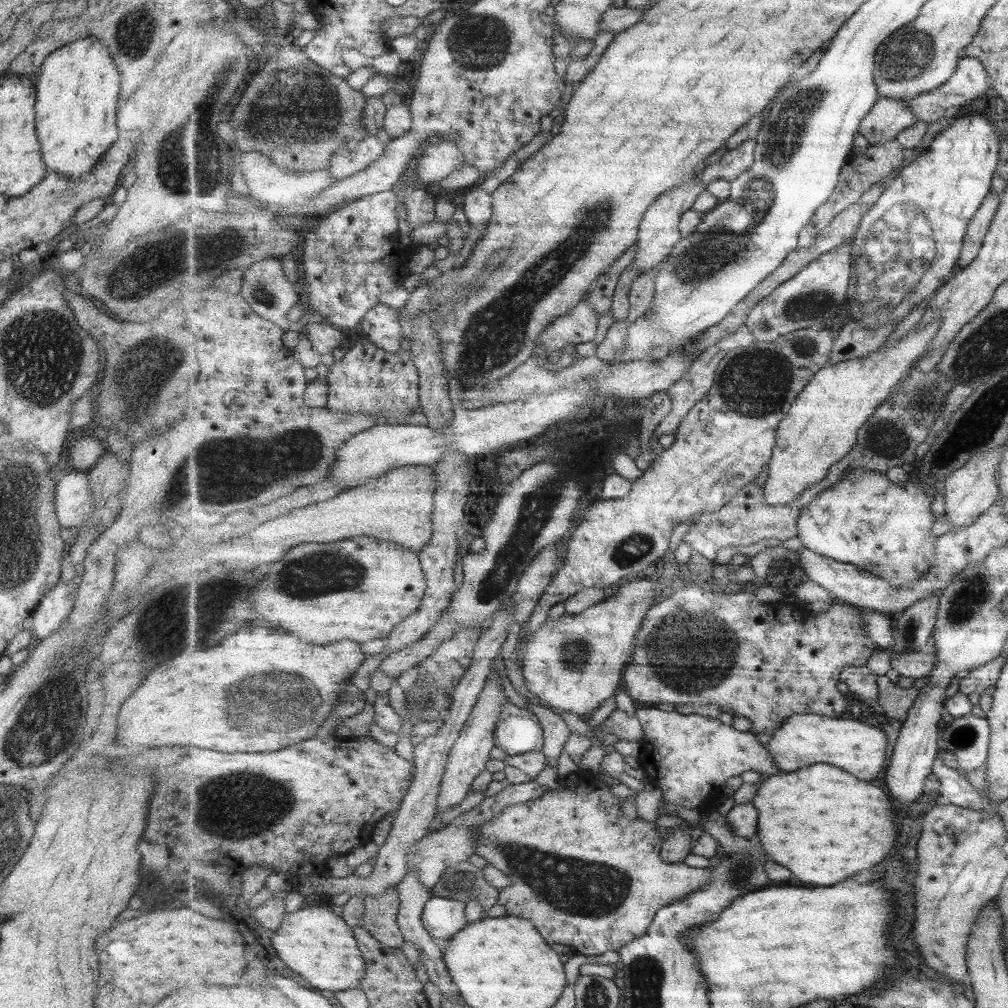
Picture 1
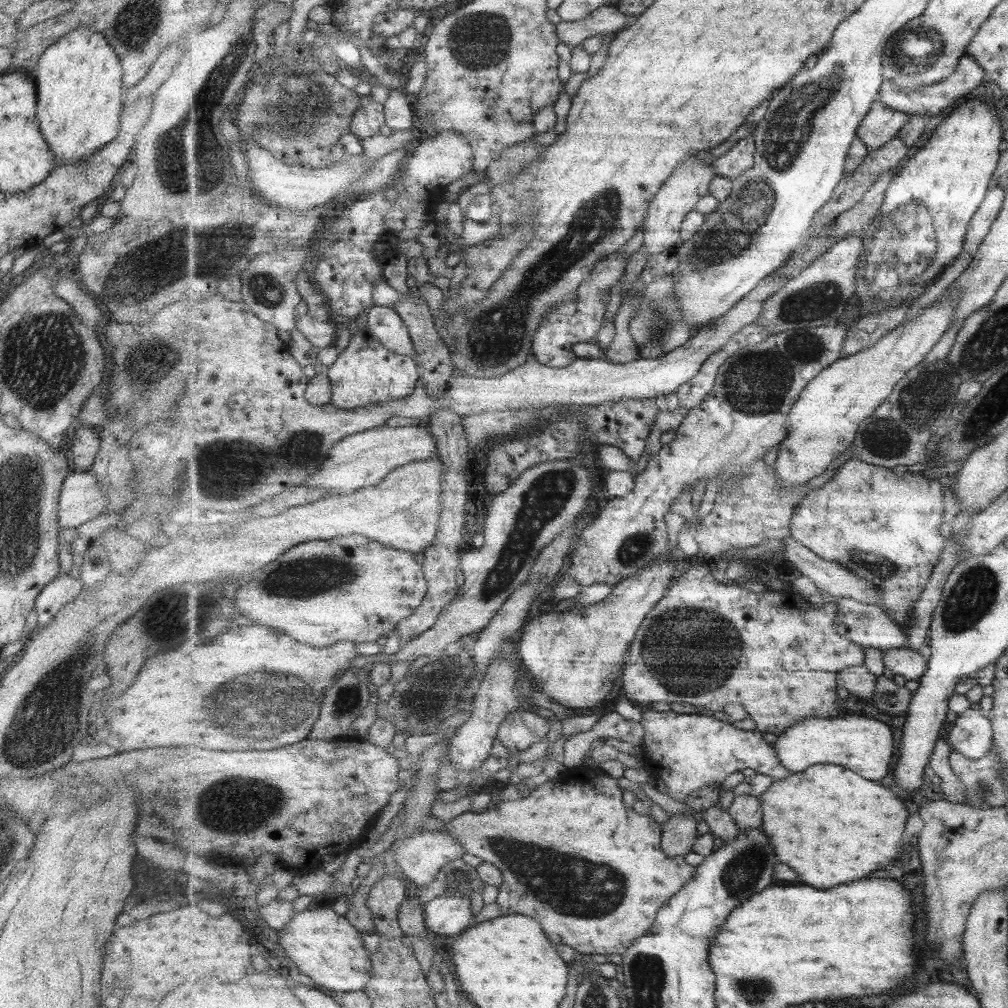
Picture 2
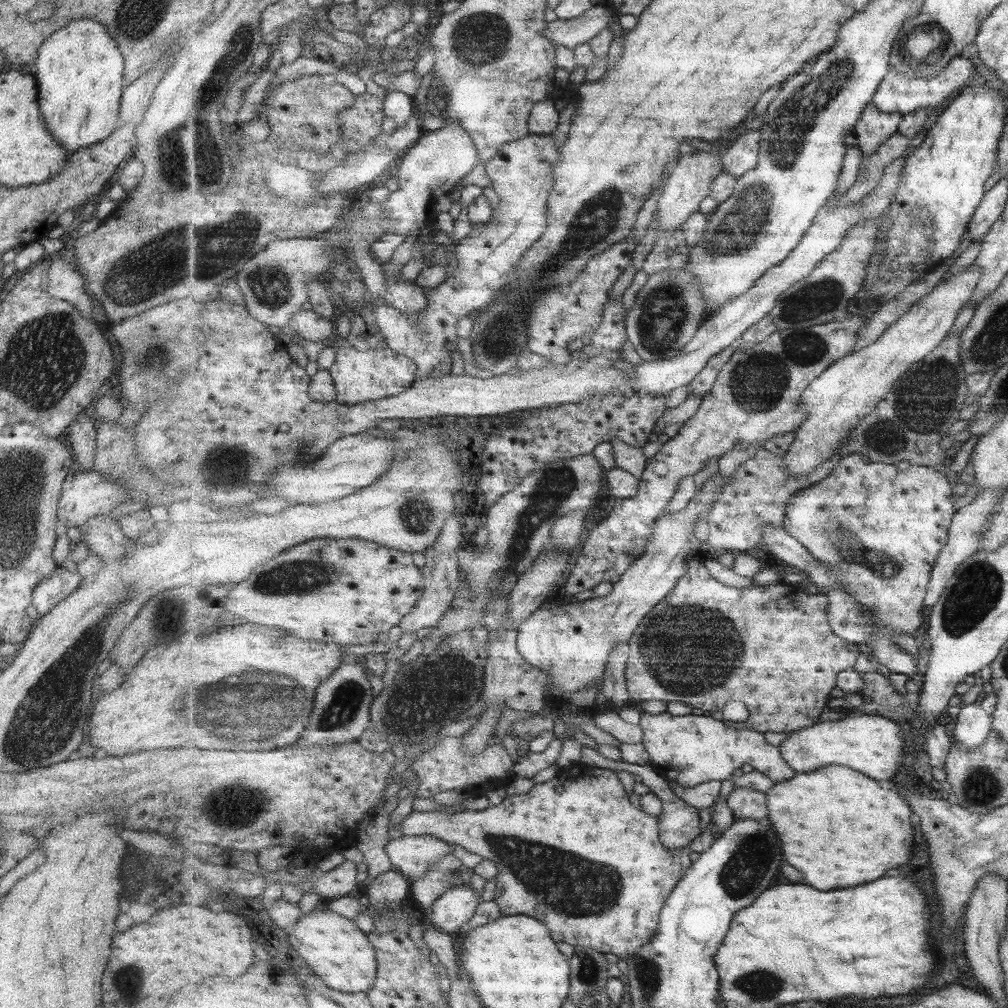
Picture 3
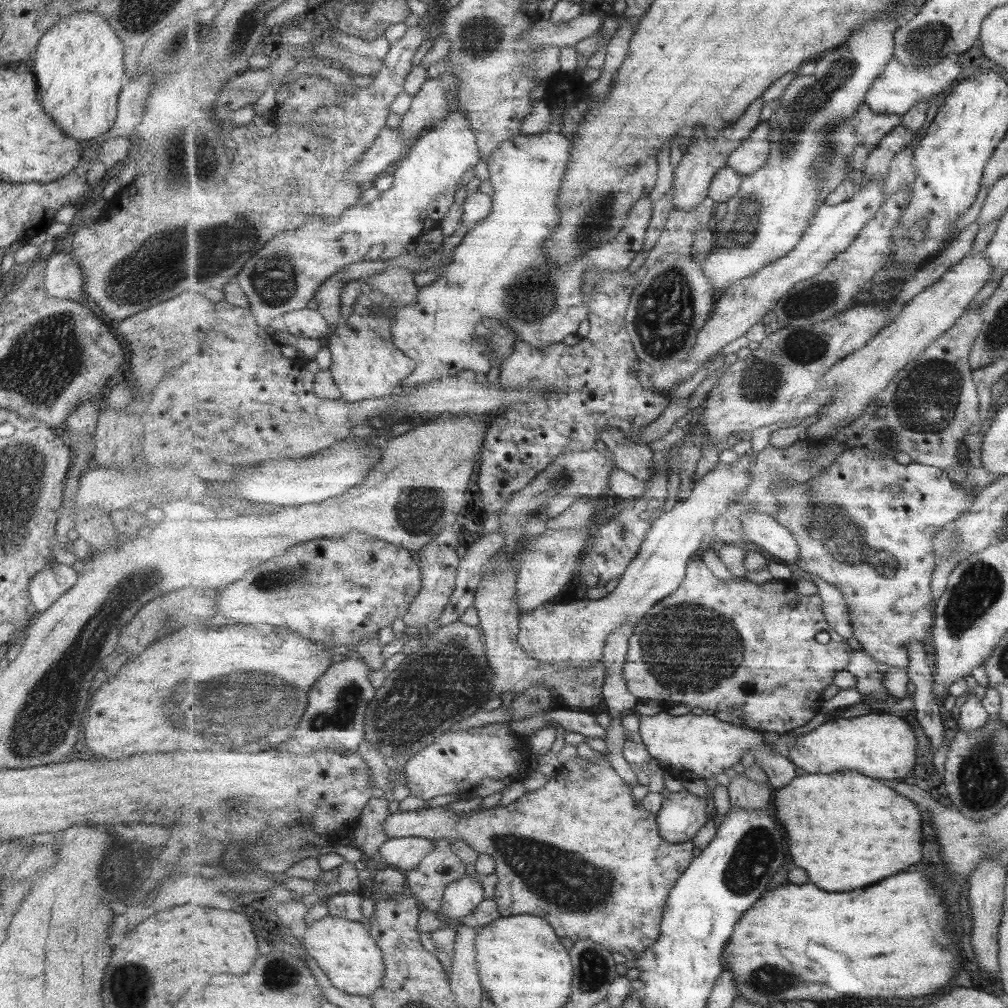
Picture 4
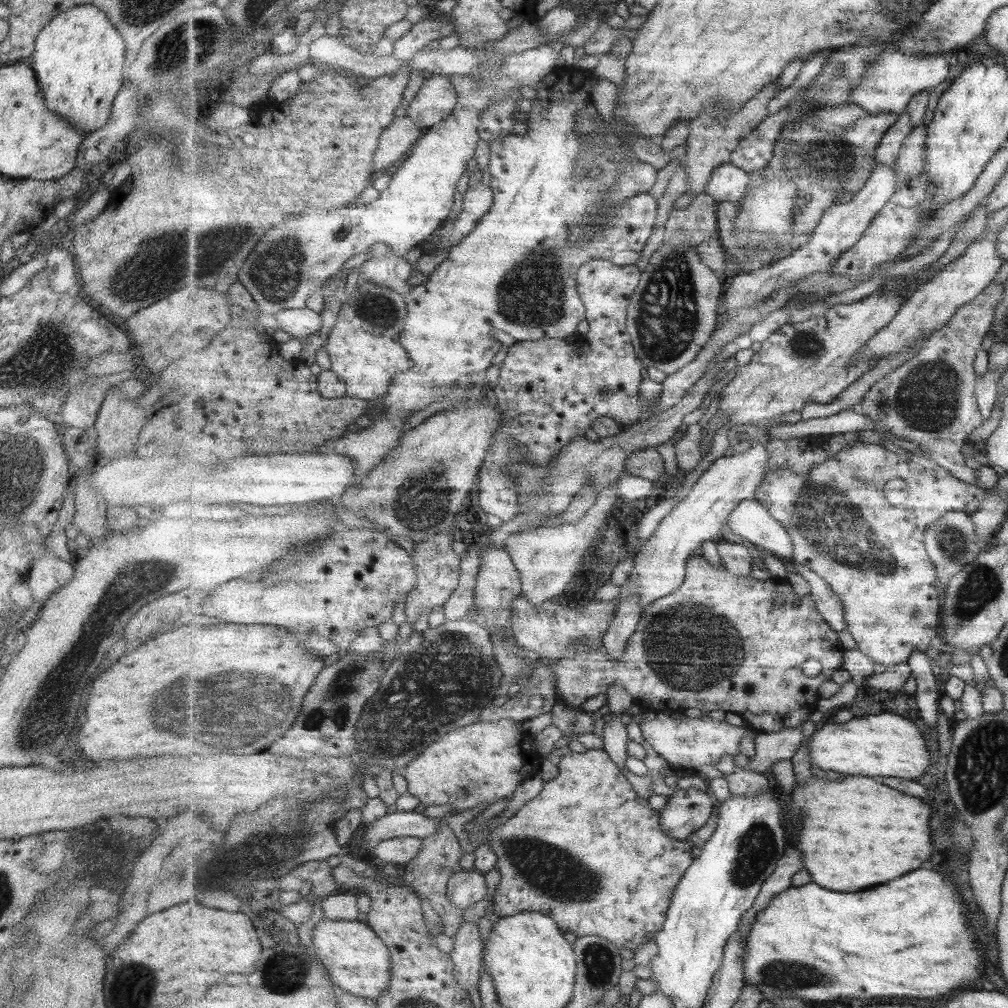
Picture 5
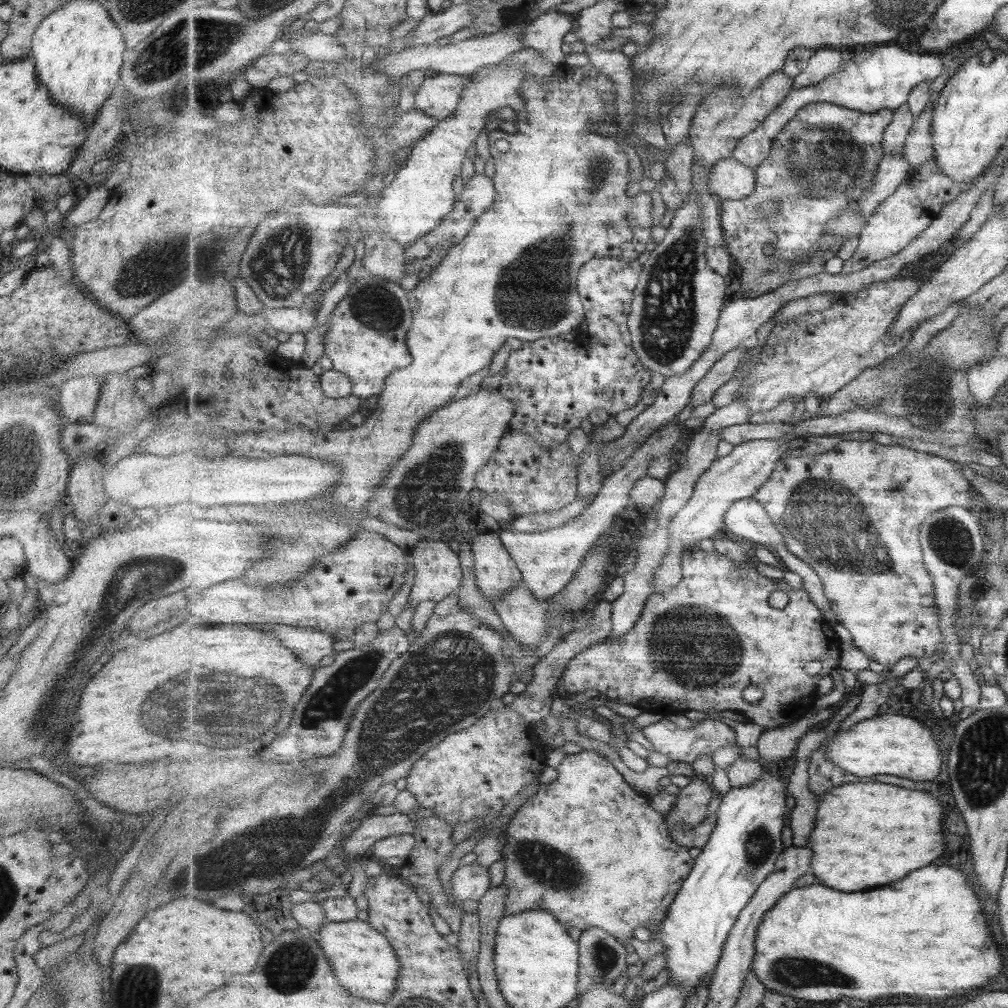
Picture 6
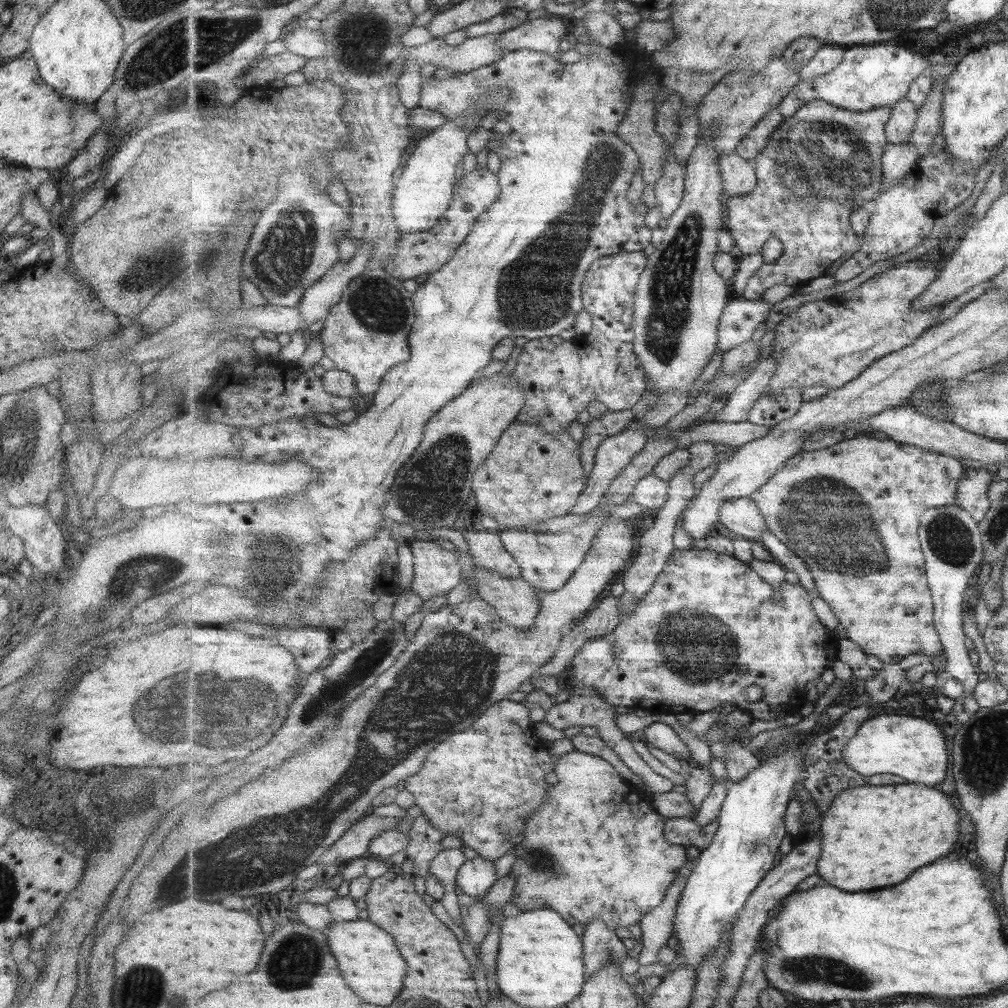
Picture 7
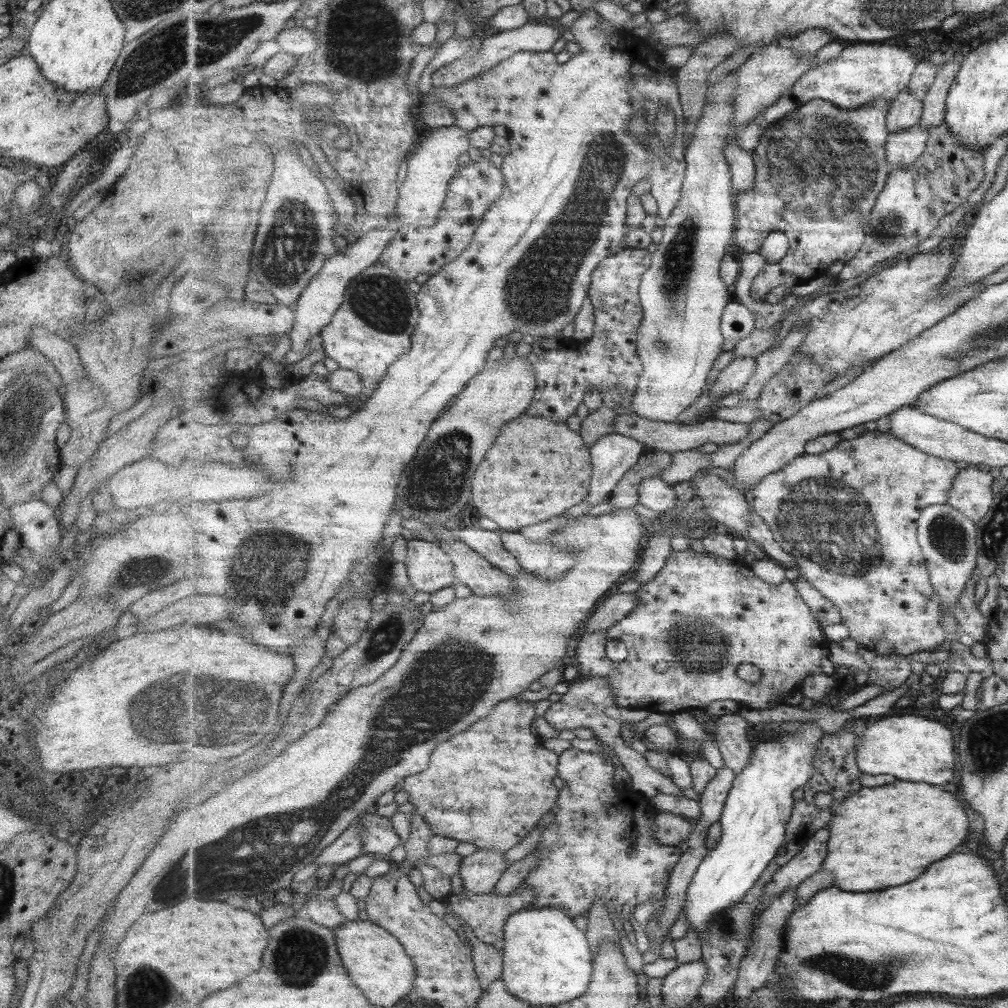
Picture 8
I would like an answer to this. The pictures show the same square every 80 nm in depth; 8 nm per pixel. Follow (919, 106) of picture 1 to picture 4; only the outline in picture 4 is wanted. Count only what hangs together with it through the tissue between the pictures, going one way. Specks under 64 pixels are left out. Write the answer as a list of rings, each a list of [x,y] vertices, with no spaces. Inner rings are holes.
[[[894,56],[887,63],[886,69],[871,85],[865,103],[871,106],[873,112],[904,116],[918,102],[928,102],[933,96],[946,94],[955,84],[959,84],[961,78],[963,78],[962,64],[959,64],[958,60],[951,56],[944,56],[937,61],[937,64],[926,67],[907,66]]]

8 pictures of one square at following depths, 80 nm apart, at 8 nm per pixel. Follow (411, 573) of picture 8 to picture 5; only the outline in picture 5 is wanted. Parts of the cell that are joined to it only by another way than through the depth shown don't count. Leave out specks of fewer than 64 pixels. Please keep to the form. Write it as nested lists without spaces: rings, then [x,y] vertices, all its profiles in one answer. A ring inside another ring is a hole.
[[[454,531],[434,535],[414,546],[412,559],[416,562],[418,578],[417,588],[408,595],[405,604],[407,621],[411,624],[419,620],[420,614],[429,614],[436,606],[444,606],[450,596],[457,591],[461,579],[462,555],[455,554],[451,541],[455,539]]]

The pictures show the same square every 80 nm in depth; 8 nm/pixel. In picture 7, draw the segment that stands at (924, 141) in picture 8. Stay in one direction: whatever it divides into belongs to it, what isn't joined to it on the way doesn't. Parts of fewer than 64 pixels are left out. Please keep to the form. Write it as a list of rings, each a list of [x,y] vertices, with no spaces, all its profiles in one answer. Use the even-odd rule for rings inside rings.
[[[907,139],[901,144],[889,143],[883,155],[886,182],[884,182],[882,190],[880,190],[880,194],[897,181],[905,178],[919,159],[920,154],[911,139]]]

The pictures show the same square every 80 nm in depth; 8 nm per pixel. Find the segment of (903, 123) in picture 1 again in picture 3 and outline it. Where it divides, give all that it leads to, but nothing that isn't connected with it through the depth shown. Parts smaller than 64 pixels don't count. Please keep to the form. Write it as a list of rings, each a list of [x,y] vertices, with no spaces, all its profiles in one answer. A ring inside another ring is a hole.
[[[871,102],[857,121],[853,132],[849,131],[846,148],[858,146],[862,151],[861,158],[875,154],[890,136],[900,132],[903,117],[904,115],[898,112],[881,112],[881,109]]]

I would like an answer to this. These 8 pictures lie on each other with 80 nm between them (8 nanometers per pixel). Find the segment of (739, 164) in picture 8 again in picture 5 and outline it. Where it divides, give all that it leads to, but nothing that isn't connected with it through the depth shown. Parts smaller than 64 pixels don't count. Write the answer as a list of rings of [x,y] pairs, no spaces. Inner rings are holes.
[[[725,163],[715,168],[704,192],[713,197],[717,204],[737,203],[748,194],[753,178],[753,175],[733,163]]]

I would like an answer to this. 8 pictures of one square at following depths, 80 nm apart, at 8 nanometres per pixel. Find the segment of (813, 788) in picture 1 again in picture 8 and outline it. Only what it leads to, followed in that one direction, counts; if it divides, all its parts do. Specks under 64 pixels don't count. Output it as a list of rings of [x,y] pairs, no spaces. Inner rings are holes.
[[[896,779],[885,788],[863,788],[847,798],[829,826],[833,836],[825,868],[835,872],[835,886],[847,892],[873,892],[909,884],[931,864],[951,856],[965,842],[971,820],[955,794],[928,782]]]

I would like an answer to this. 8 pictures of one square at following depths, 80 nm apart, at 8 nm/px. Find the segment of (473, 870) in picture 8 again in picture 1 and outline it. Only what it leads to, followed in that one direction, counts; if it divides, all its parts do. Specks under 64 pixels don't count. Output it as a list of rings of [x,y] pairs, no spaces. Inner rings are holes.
[[[435,896],[426,904],[423,926],[435,940],[444,944],[463,931],[467,922],[467,904],[463,901]]]

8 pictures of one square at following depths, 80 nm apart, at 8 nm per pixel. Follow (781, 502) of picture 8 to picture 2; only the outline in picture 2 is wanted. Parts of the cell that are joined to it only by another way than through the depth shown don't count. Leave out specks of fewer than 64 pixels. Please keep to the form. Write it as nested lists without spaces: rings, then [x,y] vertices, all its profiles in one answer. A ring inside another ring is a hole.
[[[849,460],[839,468],[838,475],[829,484],[811,491],[795,509],[791,520],[791,534],[821,558],[850,568],[861,578],[881,589],[880,604],[898,625],[912,620],[916,602],[931,583],[934,568],[942,558],[950,540],[943,536],[941,524],[945,514],[945,492],[939,480],[927,478],[922,473],[905,473],[897,476],[891,468],[868,464],[867,461]],[[890,648],[882,652],[886,668],[895,675],[919,681],[927,672],[928,660],[919,654],[914,654],[911,648]]]

